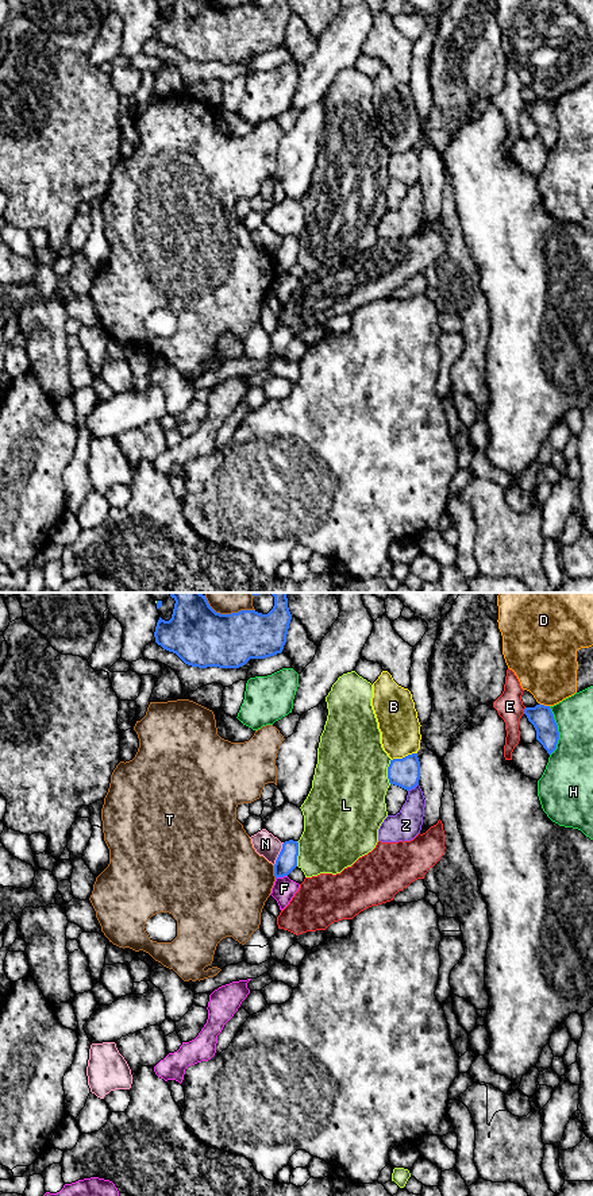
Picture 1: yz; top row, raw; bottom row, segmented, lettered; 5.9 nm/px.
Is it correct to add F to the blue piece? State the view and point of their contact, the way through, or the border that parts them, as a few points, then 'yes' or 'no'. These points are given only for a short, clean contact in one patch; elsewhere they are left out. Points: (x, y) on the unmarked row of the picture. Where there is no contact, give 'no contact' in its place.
meets blue in yz at (281, 272); border along yz (287, 270), (276, 274); no

